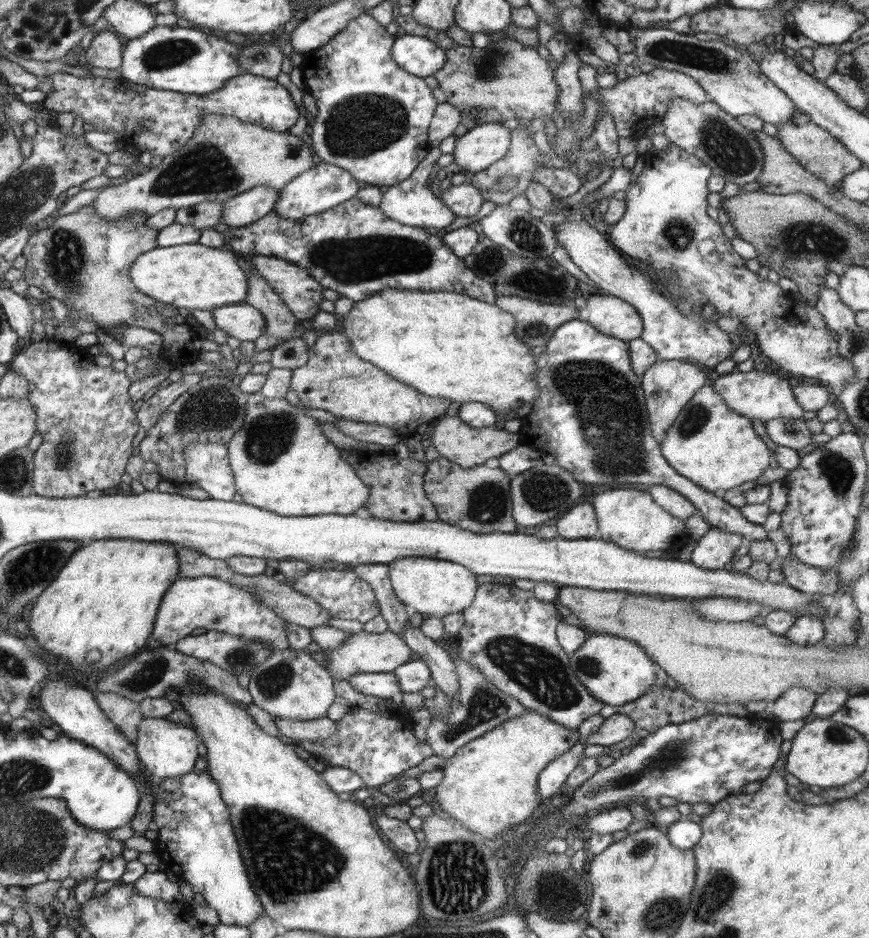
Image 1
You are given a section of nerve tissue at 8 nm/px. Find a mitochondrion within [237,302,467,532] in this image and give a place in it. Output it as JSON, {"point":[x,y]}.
{"point":[269,435]}

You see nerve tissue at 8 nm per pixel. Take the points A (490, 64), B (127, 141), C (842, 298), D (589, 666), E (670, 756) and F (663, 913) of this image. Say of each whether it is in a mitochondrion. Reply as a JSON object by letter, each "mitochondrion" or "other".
{"A":"mitochondrion","B":"other","C":"other","D":"mitochondrion","E":"mitochondrion","F":"mitochondrion"}

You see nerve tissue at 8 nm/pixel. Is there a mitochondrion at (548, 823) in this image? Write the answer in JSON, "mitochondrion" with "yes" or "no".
{"mitochondrion":"no"}

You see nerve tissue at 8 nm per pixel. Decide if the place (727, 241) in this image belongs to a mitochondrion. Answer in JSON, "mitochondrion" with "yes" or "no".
{"mitochondrion":"no"}

